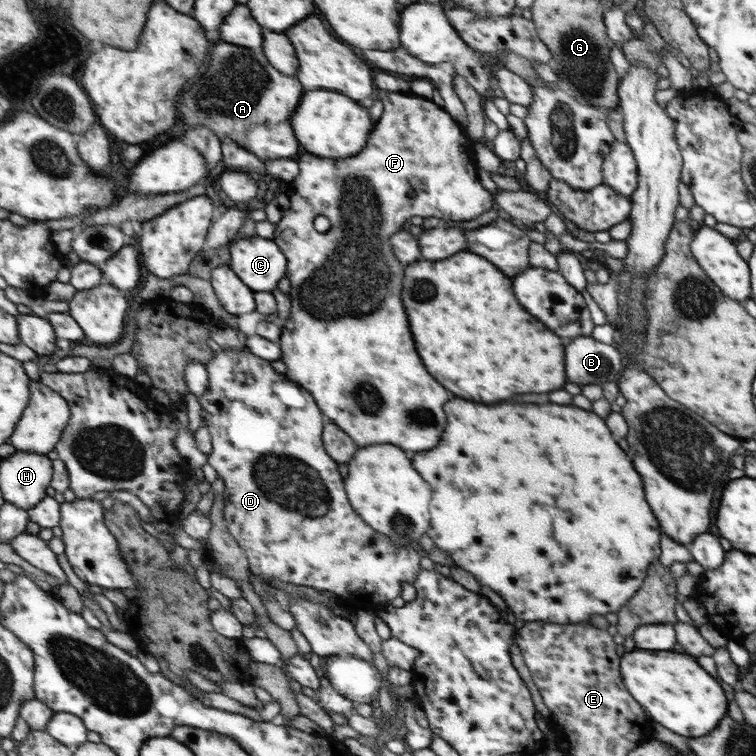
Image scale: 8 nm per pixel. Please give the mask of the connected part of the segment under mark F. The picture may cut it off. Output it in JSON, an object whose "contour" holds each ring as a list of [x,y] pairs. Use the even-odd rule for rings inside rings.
{"contour":[[[384,90],[377,92],[377,96],[381,100],[383,114],[377,120],[377,128],[373,128],[363,152],[341,160],[341,164],[335,164],[335,160],[321,160],[311,154],[303,154],[296,162],[299,174],[291,181],[291,206],[283,220],[276,224],[273,237],[288,257],[292,290],[289,295],[293,306],[279,344],[288,378],[311,394],[326,421],[337,424],[341,432],[349,432],[349,436],[353,436],[353,444],[393,444],[405,448],[405,452],[421,452],[440,442],[439,434],[445,426],[441,406],[447,402],[449,392],[425,372],[419,356],[415,354],[407,318],[399,300],[403,270],[391,256],[387,238],[401,228],[405,218],[433,216],[441,220],[473,220],[491,210],[493,200],[491,194],[479,184],[473,168],[471,140],[463,138],[461,128],[447,112],[429,99]],[[317,216],[325,216],[329,220],[327,231],[321,232],[321,228],[317,228]],[[371,314],[375,316],[377,330],[369,336],[351,336],[351,340],[355,340],[353,344],[343,344],[349,336],[323,336],[325,328],[309,328],[311,318],[327,322],[335,318],[361,318]]]}

